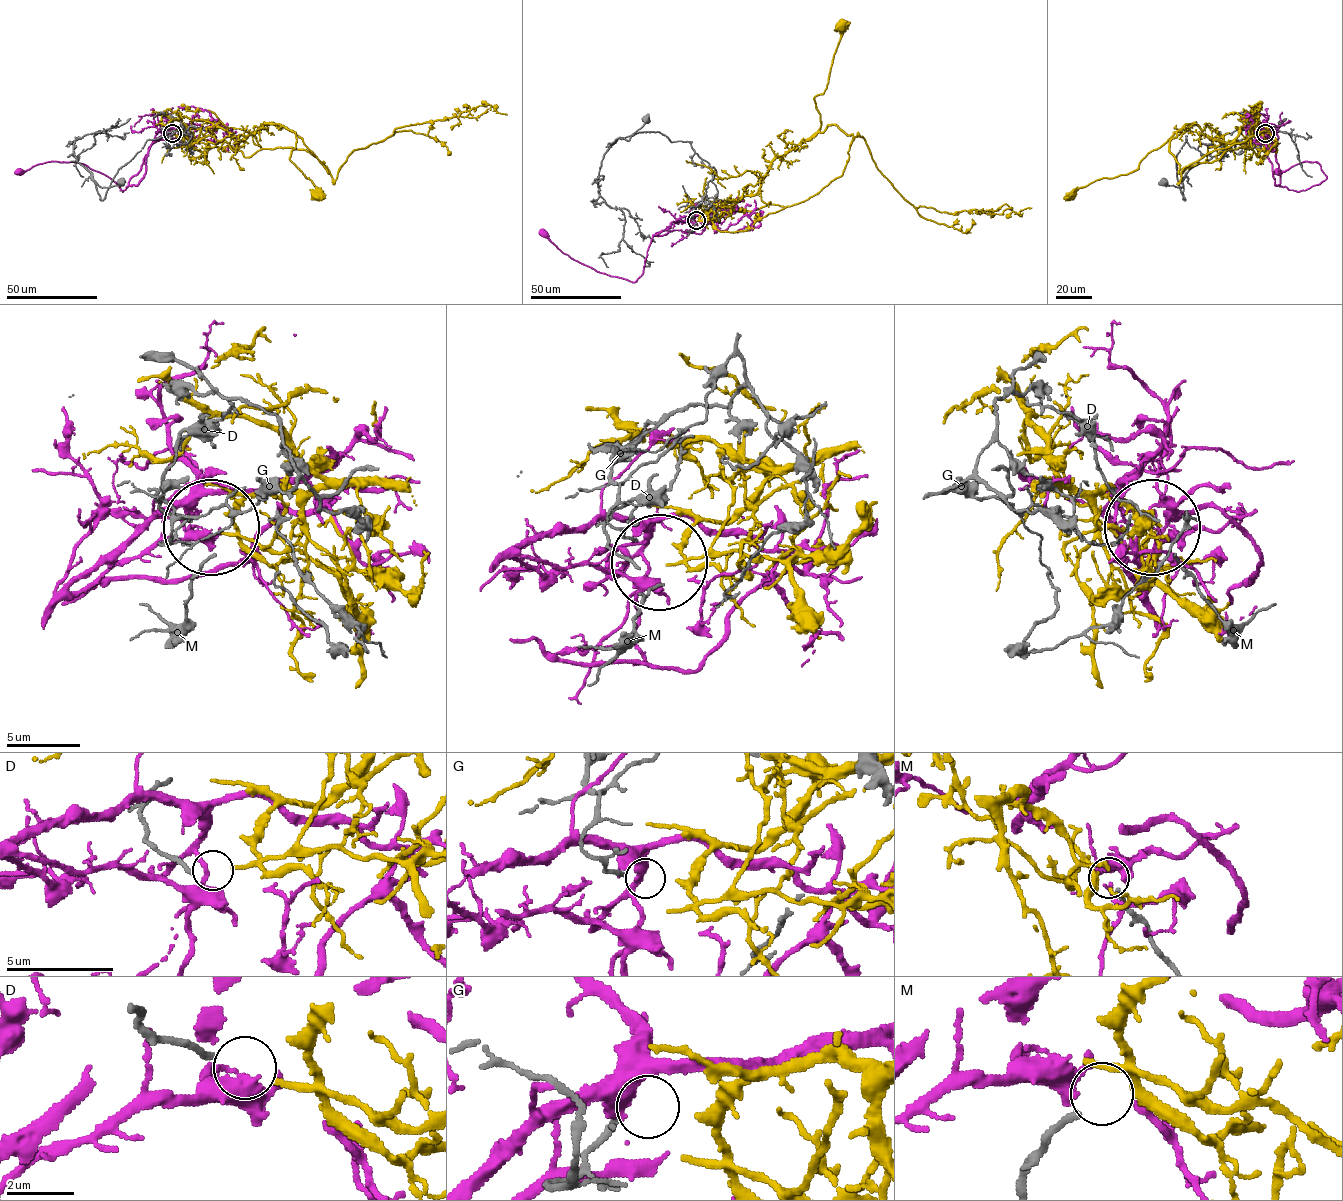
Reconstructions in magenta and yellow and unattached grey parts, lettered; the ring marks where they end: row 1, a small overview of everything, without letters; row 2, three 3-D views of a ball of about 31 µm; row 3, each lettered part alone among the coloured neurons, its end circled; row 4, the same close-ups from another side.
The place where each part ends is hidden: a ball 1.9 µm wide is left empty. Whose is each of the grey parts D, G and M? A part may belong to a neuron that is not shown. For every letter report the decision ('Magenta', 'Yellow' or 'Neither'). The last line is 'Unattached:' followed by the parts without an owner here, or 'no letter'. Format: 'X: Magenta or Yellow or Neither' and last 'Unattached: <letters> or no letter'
D: Yellow
G: Neither
M: Neither
Unattached: G, M

